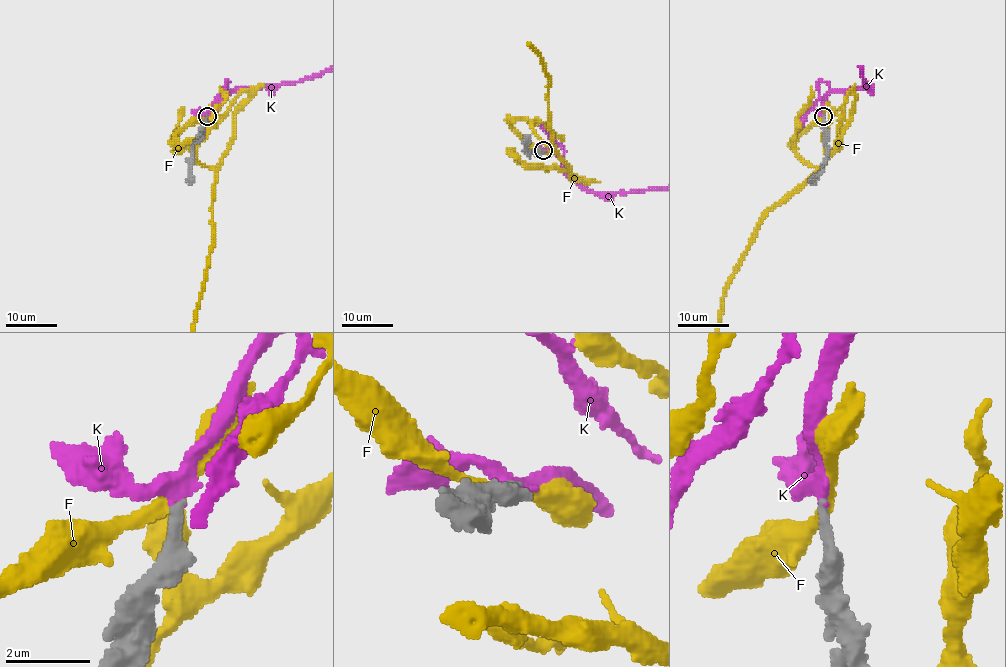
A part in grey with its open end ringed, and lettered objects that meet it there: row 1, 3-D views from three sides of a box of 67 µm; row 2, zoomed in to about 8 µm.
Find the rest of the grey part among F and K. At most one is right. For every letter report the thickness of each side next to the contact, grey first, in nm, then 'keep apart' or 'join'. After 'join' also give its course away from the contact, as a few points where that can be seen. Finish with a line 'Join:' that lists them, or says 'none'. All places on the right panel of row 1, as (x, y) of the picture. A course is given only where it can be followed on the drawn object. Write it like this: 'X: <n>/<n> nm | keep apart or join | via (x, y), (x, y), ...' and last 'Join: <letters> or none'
F: 280/260 nm | keep apart
K: 240/300 nm | join
Join: K

